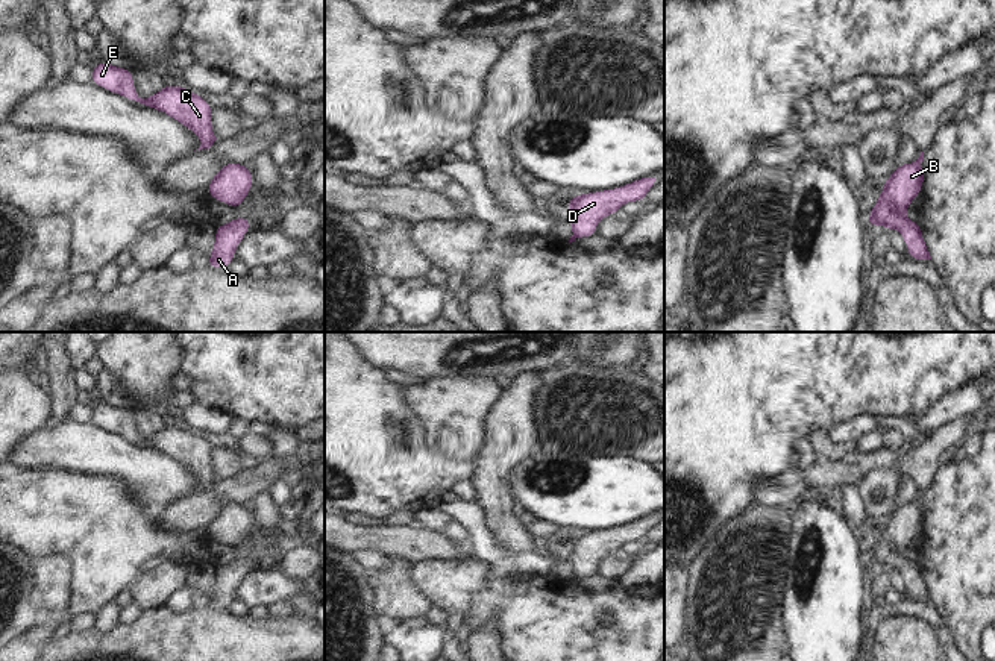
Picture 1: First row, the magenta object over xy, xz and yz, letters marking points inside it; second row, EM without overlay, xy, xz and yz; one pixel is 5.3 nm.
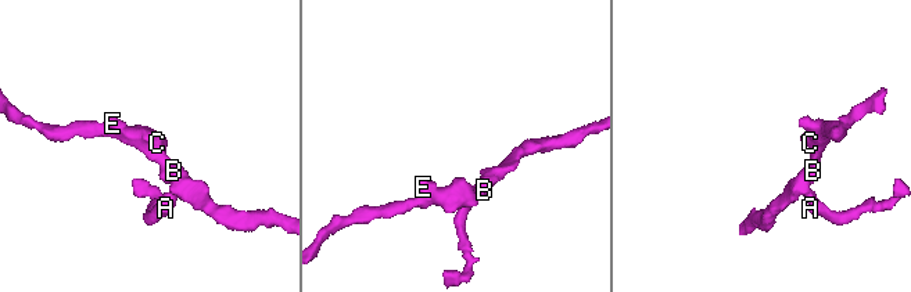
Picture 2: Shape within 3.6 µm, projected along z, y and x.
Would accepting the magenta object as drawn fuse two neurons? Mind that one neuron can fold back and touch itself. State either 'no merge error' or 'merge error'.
no merge error

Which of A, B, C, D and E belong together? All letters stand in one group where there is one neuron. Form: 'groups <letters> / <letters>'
groups A B C D E

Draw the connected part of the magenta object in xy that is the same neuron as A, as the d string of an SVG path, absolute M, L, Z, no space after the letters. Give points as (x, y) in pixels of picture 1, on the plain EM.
M238 556L228 564L215 565L215 584L209 599L205 602L212 608L228 608L235 597L235 588L247 573L252 561L247 556Z

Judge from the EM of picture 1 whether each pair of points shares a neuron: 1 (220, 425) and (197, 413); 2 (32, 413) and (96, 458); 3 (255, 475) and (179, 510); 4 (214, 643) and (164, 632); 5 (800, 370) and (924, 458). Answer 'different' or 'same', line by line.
1: same
2: different
3: same
4: same
5: different

